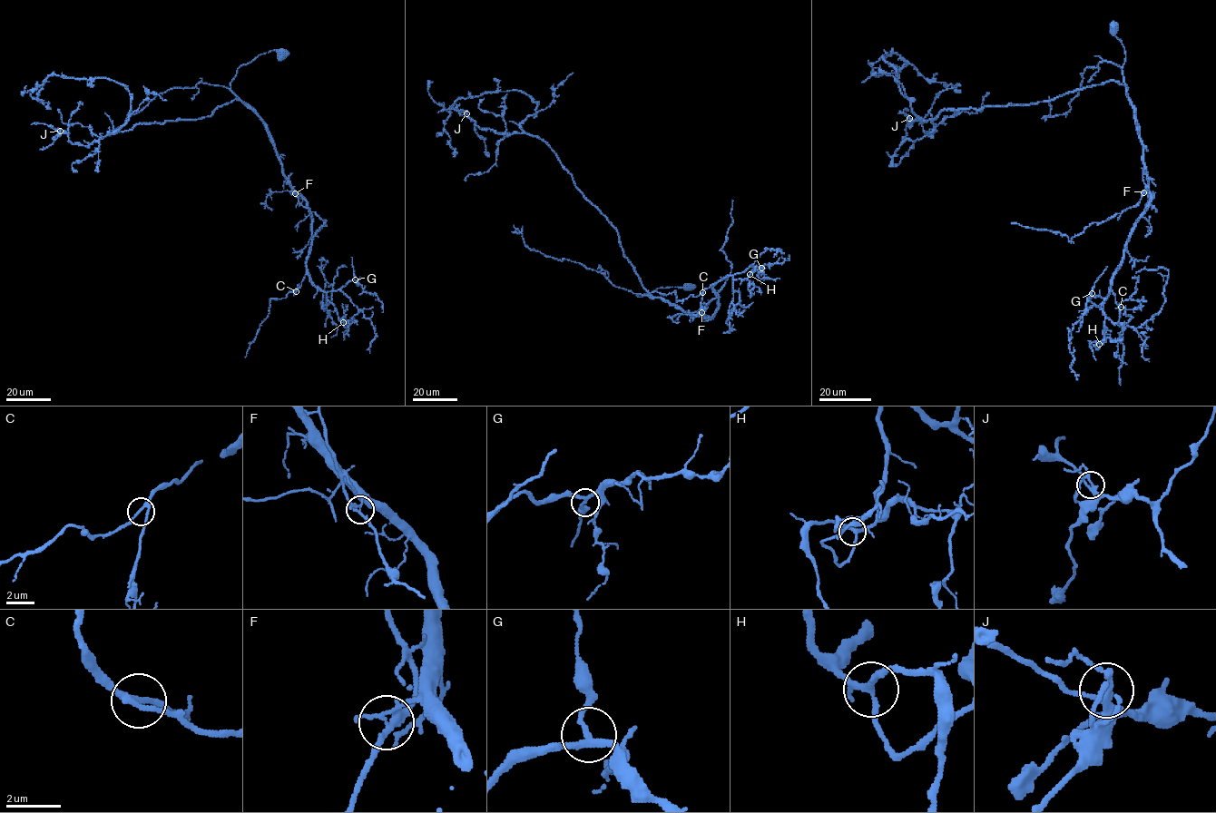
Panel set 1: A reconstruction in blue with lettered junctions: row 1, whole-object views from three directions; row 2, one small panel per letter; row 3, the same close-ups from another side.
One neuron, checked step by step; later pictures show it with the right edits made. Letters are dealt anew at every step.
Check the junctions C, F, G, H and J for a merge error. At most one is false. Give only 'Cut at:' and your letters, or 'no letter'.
Cut at: F

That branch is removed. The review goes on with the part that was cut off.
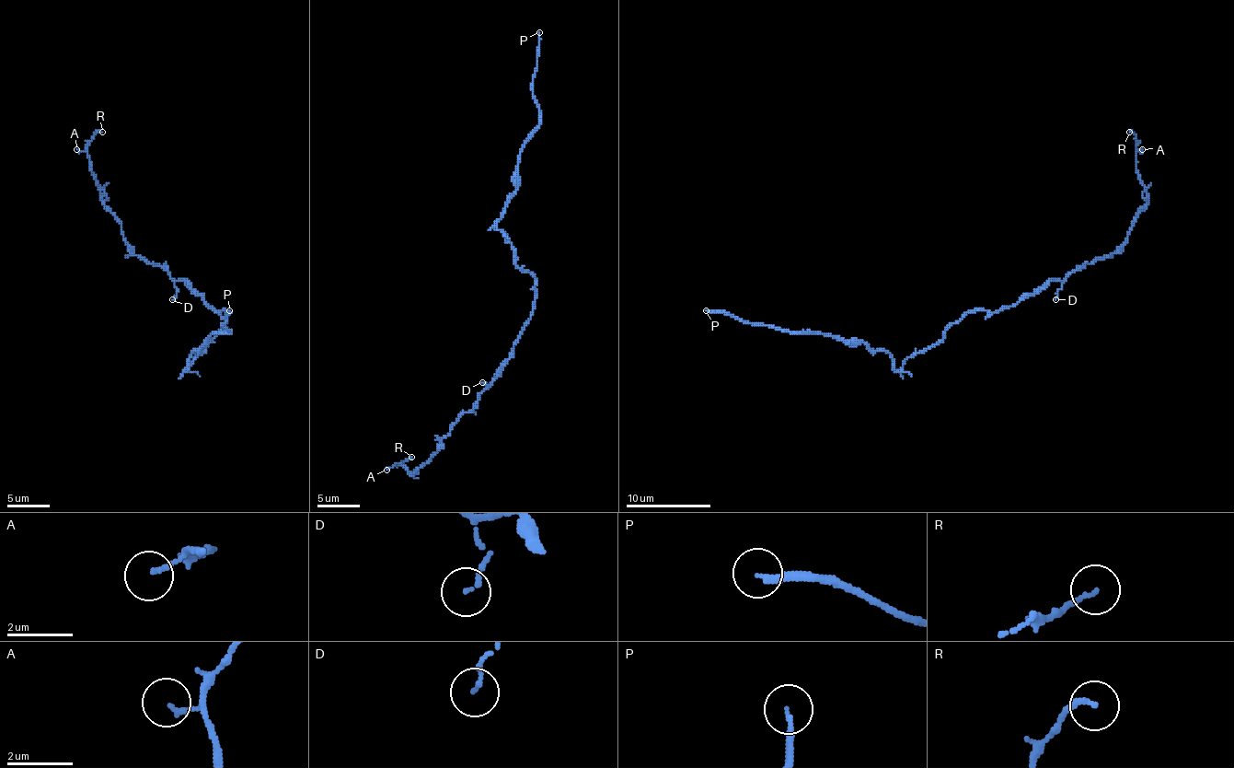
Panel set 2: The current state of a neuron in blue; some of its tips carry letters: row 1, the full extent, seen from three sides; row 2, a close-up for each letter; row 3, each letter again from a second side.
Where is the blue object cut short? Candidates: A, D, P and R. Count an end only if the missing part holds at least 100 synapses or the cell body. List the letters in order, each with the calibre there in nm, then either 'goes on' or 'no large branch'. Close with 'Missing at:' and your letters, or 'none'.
A: calibre 120 nm; no large branch
D: calibre 120 nm; no large branch
P: calibre 180 nm; goes on
R: calibre 150 nm; no large branch
Missing at: P

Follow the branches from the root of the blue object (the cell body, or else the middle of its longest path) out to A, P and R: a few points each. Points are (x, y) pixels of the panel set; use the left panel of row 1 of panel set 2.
A: (223, 310), (183, 278), (174, 281), (161, 266), (132, 253), (119, 219), (102, 200), (89, 156), (76, 149)
P: (223, 310), (225, 325), (187, 369), (189, 357), (213, 333), (229, 331), (223, 325), (229, 310)
R: (223, 310), (132, 253), (87, 153), (102, 132)

